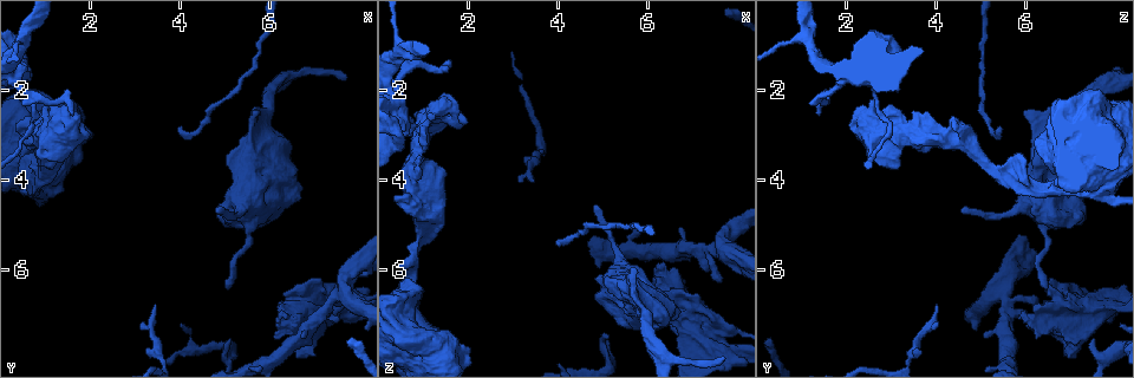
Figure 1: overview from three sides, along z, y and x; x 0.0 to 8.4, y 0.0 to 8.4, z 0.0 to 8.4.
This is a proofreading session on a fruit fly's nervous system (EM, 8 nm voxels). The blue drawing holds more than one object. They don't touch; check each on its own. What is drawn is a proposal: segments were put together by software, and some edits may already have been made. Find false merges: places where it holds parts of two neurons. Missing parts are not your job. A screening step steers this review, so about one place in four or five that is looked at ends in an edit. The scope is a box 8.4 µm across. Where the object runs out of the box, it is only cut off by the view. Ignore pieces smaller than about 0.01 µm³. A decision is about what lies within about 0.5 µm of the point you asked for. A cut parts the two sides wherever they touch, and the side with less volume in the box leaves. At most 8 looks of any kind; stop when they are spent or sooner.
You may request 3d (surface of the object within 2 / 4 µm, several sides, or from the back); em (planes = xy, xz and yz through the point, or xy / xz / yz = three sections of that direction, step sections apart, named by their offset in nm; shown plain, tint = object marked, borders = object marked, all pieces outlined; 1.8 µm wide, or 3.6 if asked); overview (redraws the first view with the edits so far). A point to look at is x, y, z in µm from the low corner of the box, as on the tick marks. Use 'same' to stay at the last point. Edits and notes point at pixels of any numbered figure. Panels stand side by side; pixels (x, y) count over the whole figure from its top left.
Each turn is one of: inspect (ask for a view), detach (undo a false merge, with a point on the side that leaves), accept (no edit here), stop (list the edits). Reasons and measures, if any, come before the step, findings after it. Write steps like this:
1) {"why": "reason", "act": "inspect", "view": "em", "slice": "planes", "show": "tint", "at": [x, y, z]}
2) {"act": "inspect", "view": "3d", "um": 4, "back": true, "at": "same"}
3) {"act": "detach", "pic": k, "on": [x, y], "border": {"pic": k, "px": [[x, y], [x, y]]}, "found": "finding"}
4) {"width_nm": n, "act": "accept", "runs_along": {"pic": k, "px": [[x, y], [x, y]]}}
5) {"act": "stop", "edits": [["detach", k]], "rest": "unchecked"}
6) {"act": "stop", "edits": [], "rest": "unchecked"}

{"act": "inspect", "view": "em", "um": 3.6, "slice": "planes", "show": "tint", "at": [7.25, 6.95, 7.45]}

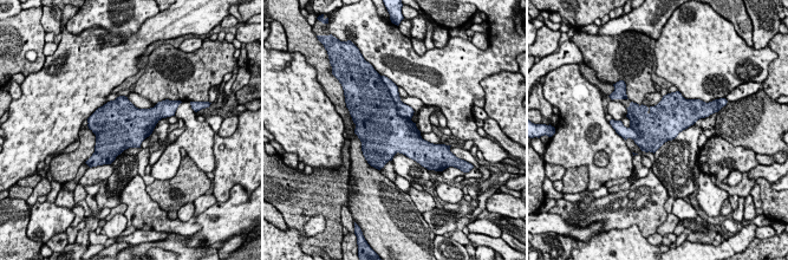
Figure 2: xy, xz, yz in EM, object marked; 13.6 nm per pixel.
{"act": "detach", "pic": 2, "on": [403, 110], "border": {"pic": 2, "px": [[388, 89], [396, 111], [410, 119]]}, "found": "a second neuron is stuck on"}

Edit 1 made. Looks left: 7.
{"why": "redraw", "act": "inspect", "view": "overview"}

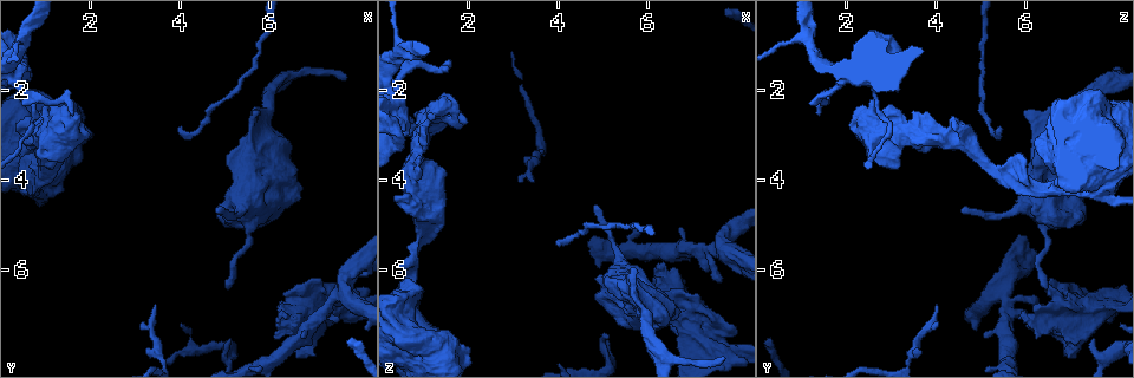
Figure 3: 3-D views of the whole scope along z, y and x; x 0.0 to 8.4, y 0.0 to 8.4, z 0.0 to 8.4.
{"why": "closes a loop", "act": "inspect", "view": "em", "slice": "planes", "show": "borders", "at": [5.25, 4.15, 6.15]}

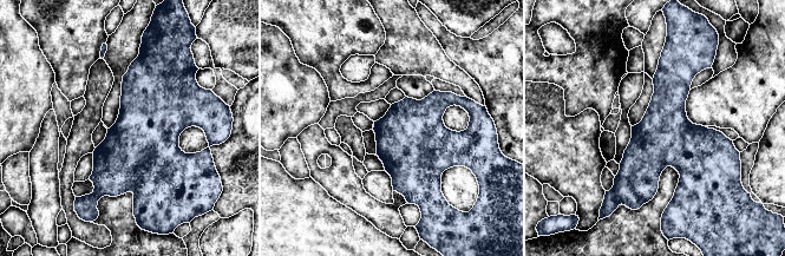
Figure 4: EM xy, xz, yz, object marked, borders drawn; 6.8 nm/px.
{"act": "accept", "found": "one neuron here"}

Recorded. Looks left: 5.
{"why": "thick turns thin", "act": "inspect", "view": "3d", "um": 4, "at": [7.45, 6.55, 5.55]}

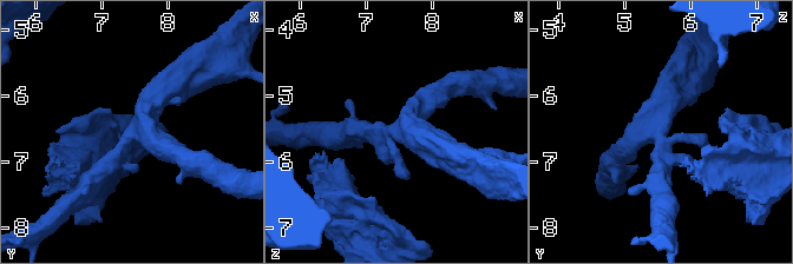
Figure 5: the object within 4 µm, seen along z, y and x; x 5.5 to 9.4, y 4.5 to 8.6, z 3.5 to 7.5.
{"act": "inspect", "view": "em", "slice": "xy", "step": 8, "show": "tint", "at": [7.45, 6.50, 5.55]}

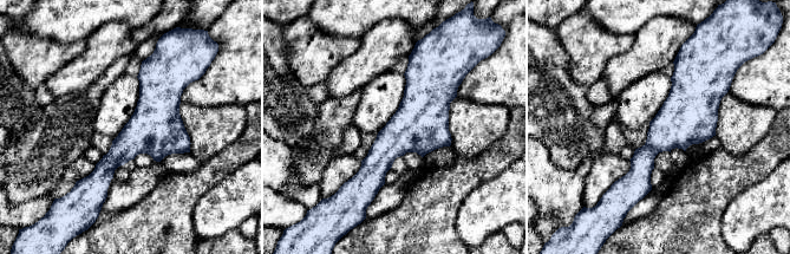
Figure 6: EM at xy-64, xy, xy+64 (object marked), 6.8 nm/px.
{"act": "inspect", "view": "em", "slice": "planes", "show": "borders", "at": "same"}

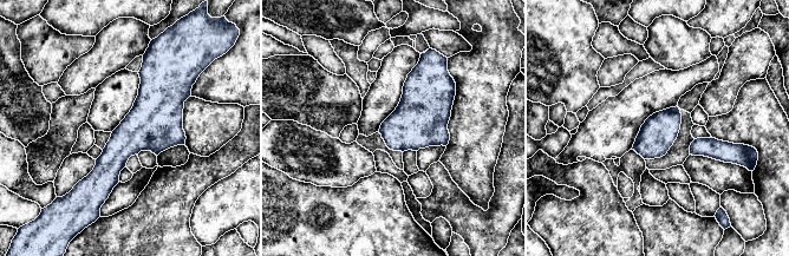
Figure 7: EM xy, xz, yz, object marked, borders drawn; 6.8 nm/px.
{"act": "accept", "runs_along": {"pic": 7, "px": [[147, 60], [149, 119], [104, 195]]}, "found": "continuous, no second neuron"}

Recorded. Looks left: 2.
{"why": "sharp bend", "act": "inspect", "view": "em", "slice": "xz", "step": 16, "show": "tint", "at": [1.40, 2.55, 2.45]}

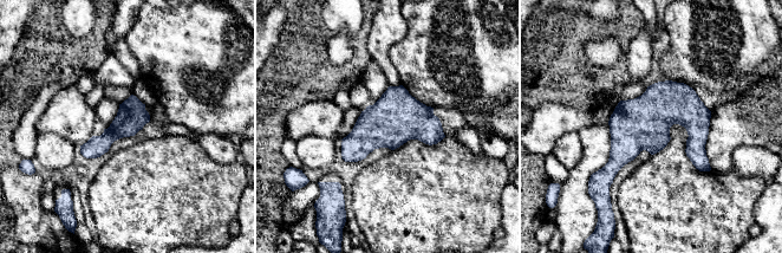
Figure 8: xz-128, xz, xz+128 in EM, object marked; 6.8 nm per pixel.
{"why": "cut it another way", "act": "inspect", "view": "em", "slice": "planes", "show": "tint", "at": "same"}

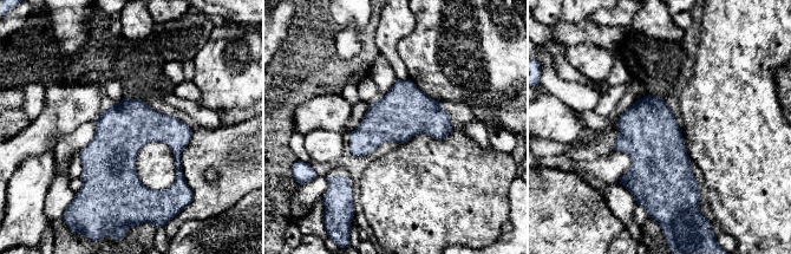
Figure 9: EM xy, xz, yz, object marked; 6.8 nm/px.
{"act": "accept", "found": "all the same neuron"}

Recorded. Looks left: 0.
{"act": "stop", "edits": [["detach", 2]], "rest": "unchecked"}

